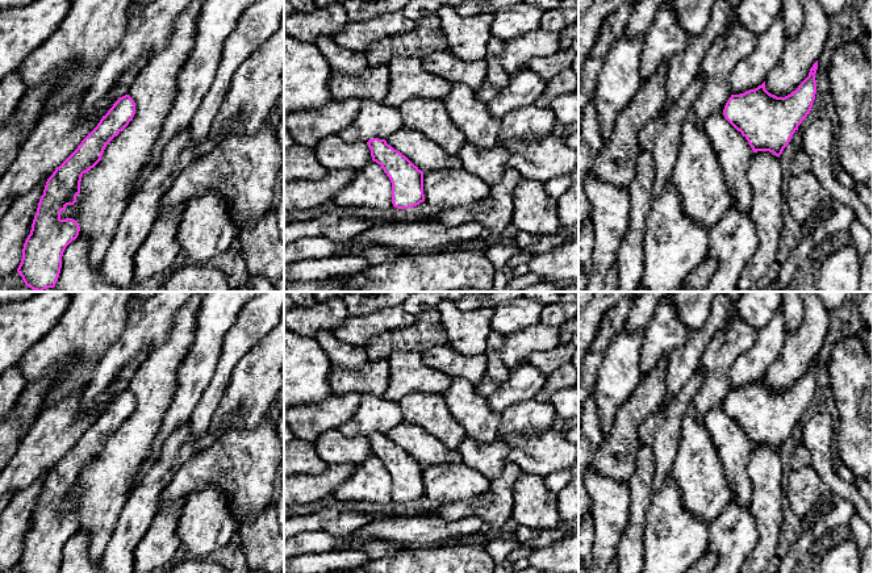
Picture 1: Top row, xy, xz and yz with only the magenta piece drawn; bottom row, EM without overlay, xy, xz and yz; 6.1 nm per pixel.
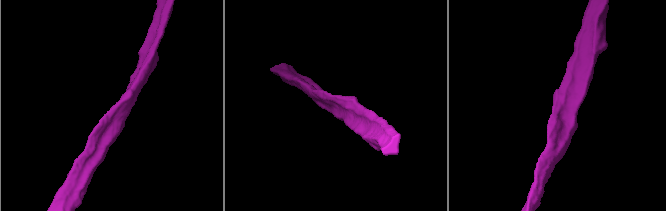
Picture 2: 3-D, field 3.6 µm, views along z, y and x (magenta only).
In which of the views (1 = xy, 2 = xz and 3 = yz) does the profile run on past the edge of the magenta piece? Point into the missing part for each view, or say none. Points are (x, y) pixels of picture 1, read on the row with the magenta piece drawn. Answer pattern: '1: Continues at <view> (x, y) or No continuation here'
1: No continuation here
2: No continuation here
3: No continuation here

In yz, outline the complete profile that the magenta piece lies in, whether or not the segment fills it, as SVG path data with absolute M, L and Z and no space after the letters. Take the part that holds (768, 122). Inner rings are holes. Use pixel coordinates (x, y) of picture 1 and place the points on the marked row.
M818 60L798 88L785 97L769 93L765 81L755 89L731 95L723 116L748 141L753 152L782 154L813 108L816 70Z

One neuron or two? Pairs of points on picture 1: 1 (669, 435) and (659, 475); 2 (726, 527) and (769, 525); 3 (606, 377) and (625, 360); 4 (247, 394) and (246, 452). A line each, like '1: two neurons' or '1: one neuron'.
1: one neuron
2: two neurons
3: one neuron
4: two neurons

